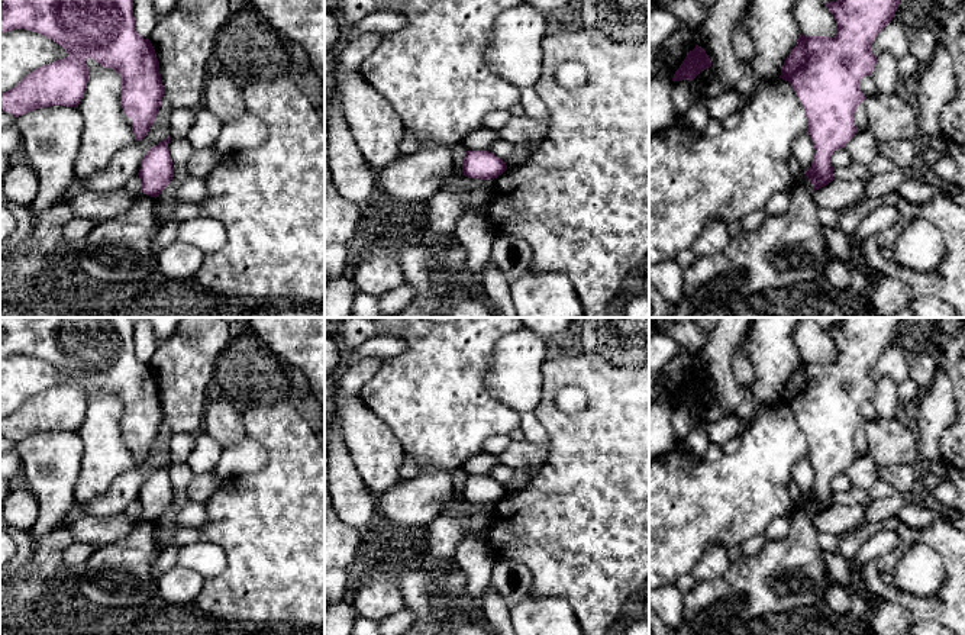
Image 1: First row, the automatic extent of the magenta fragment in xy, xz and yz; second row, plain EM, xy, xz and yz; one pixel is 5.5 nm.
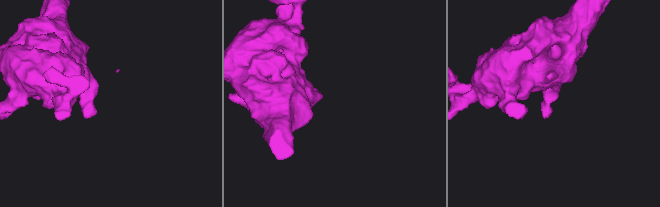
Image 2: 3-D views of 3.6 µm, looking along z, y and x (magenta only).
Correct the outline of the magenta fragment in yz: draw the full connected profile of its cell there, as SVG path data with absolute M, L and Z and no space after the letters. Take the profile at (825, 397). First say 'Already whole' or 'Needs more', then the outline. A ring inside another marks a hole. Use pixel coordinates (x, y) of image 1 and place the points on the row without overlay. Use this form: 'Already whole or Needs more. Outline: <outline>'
Already whole. Outline: M840 318L836 326L824 328L836 345L836 360L806 361L800 360L795 371L781 391L780 403L788 406L801 426L809 447L809 460L814 468L814 484L804 496L813 509L813 516L832 507L835 493L830 481L845 473L856 458L855 436L865 425L859 413L864 402L871 400L877 381L871 368L878 358L893 345L904 318Z

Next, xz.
Already whole. Outline: M467 476L462 489L464 500L477 505L497 503L506 494L506 487L490 476Z

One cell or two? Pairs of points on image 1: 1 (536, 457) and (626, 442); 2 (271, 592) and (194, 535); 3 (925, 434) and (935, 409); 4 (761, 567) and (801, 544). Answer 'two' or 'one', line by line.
1: two
2: two
3: one
4: one

